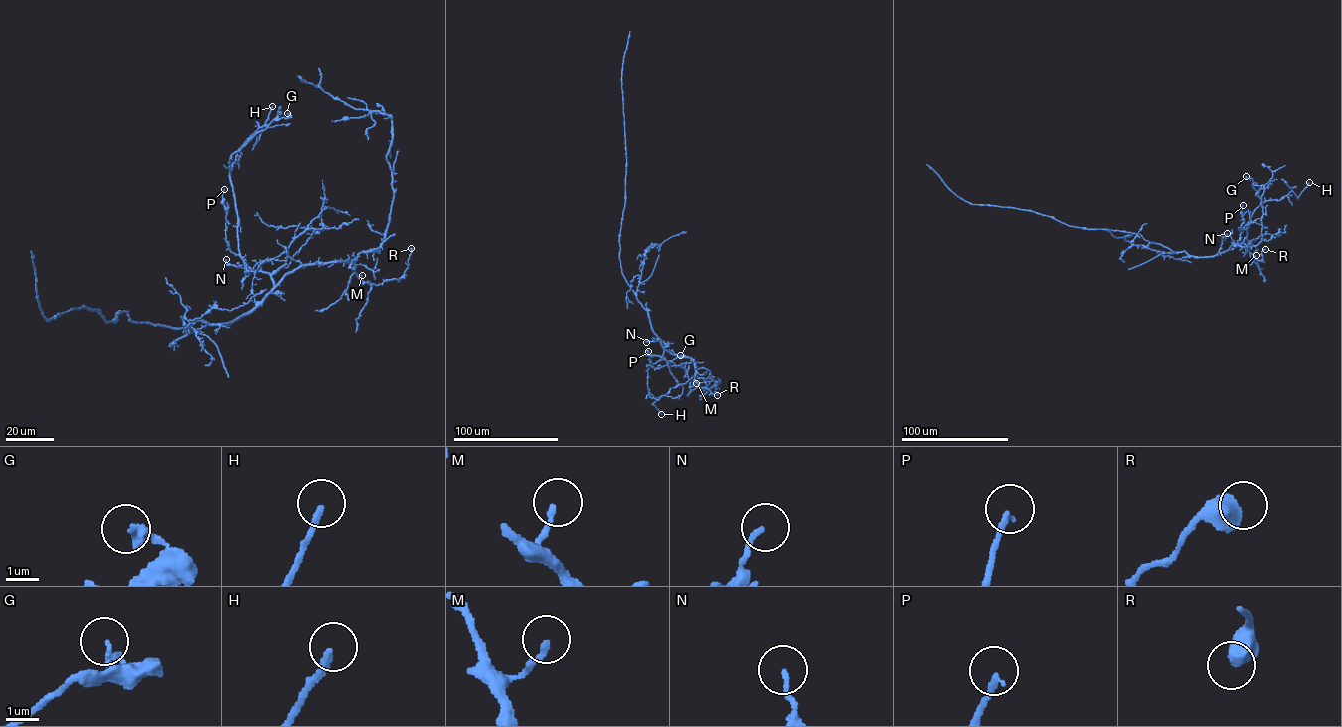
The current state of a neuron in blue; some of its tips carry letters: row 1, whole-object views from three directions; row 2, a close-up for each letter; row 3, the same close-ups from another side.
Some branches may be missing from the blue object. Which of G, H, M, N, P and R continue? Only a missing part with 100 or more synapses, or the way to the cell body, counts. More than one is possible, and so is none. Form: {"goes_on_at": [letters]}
{"goes_on_at": []}

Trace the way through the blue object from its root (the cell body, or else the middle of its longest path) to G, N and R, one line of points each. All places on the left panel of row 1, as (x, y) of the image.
G: (161, 325), (224, 323), (249, 312), (272, 290), (270, 275), (253, 271), (240, 255), (229, 161), (287, 113)
N: (161, 325), (224, 323), (256, 306), (254, 273), (226, 259)
R: (161, 325), (231, 321), (287, 274), (317, 263), (351, 262), (360, 279), (381, 284), (405, 274), (411, 248)

